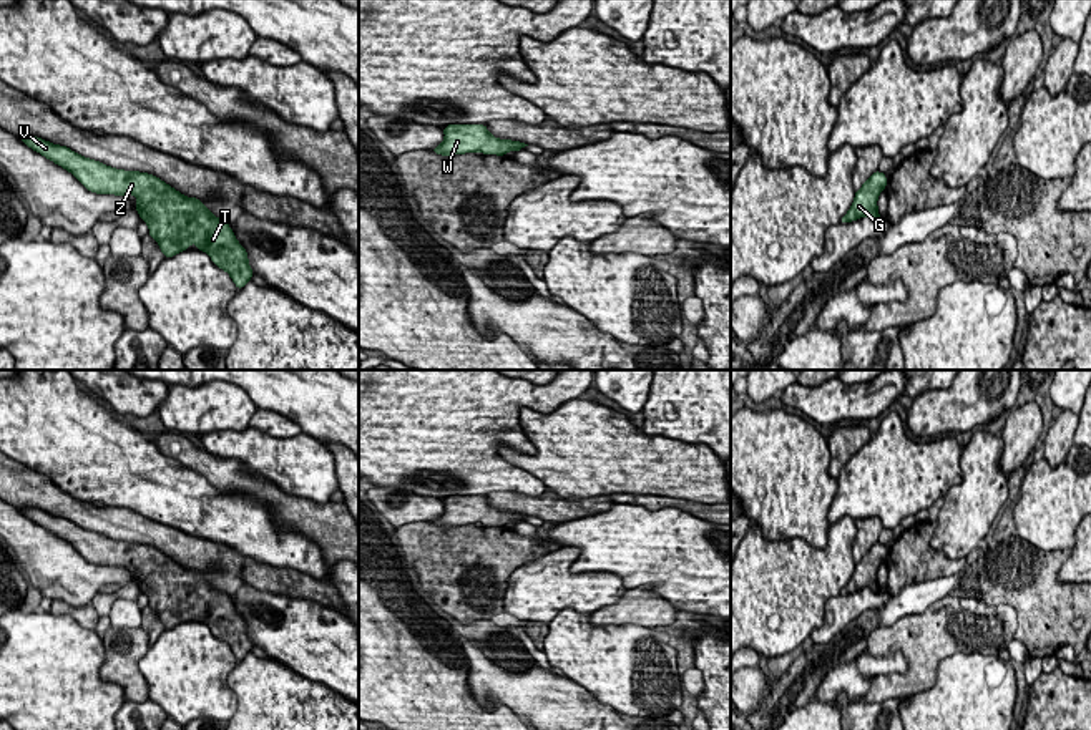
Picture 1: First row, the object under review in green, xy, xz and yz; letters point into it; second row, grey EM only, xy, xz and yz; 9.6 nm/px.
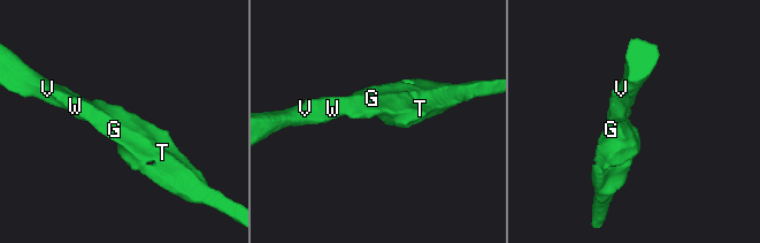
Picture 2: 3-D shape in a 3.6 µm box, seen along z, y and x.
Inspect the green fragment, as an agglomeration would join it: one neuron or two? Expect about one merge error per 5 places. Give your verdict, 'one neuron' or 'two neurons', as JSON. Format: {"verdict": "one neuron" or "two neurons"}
{"verdict": "one neuron"}

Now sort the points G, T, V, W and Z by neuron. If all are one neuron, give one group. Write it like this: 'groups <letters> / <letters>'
groups G T V W Z

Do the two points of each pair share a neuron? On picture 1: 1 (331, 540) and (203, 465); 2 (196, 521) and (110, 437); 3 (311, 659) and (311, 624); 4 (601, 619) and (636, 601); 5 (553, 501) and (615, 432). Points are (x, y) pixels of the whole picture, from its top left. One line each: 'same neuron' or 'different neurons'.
1: same neuron
2: same neuron
3: same neuron
4: same neuron
5: different neurons

